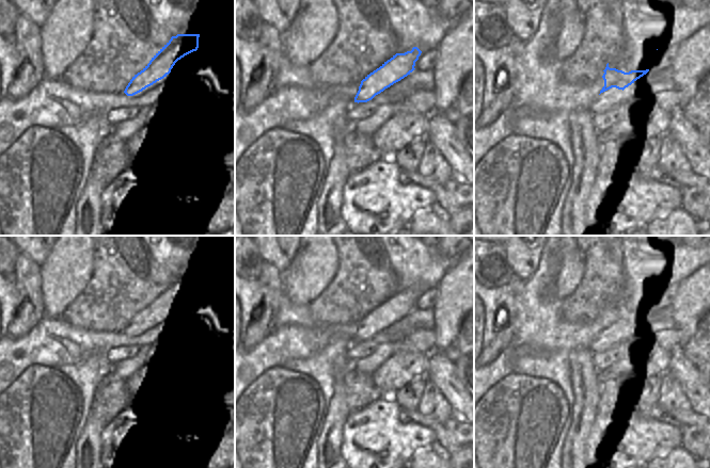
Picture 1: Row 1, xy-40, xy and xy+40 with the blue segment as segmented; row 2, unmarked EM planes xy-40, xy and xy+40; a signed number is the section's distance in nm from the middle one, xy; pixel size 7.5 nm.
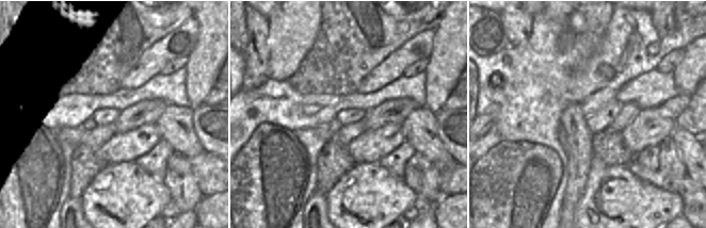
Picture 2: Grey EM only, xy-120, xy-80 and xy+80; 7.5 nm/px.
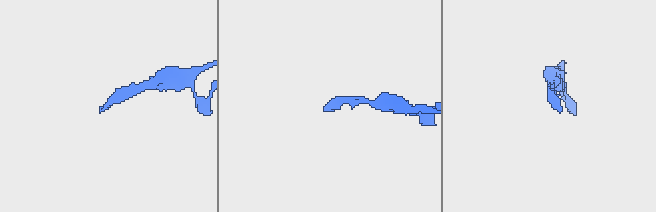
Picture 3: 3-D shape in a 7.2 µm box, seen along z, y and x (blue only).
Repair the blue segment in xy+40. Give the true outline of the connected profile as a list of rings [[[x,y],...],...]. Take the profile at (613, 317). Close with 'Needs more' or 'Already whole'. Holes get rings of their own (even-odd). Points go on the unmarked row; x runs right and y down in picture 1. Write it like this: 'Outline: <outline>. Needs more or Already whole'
Outline: [[[608,302],[603,310],[602,317],[604,319],[604,325],[600,329],[600,334],[587,348],[590,352],[599,352],[605,343],[619,341],[619,334],[621,330],[646,313],[649,308],[625,311],[616,307],[610,307]]]. Needs more

